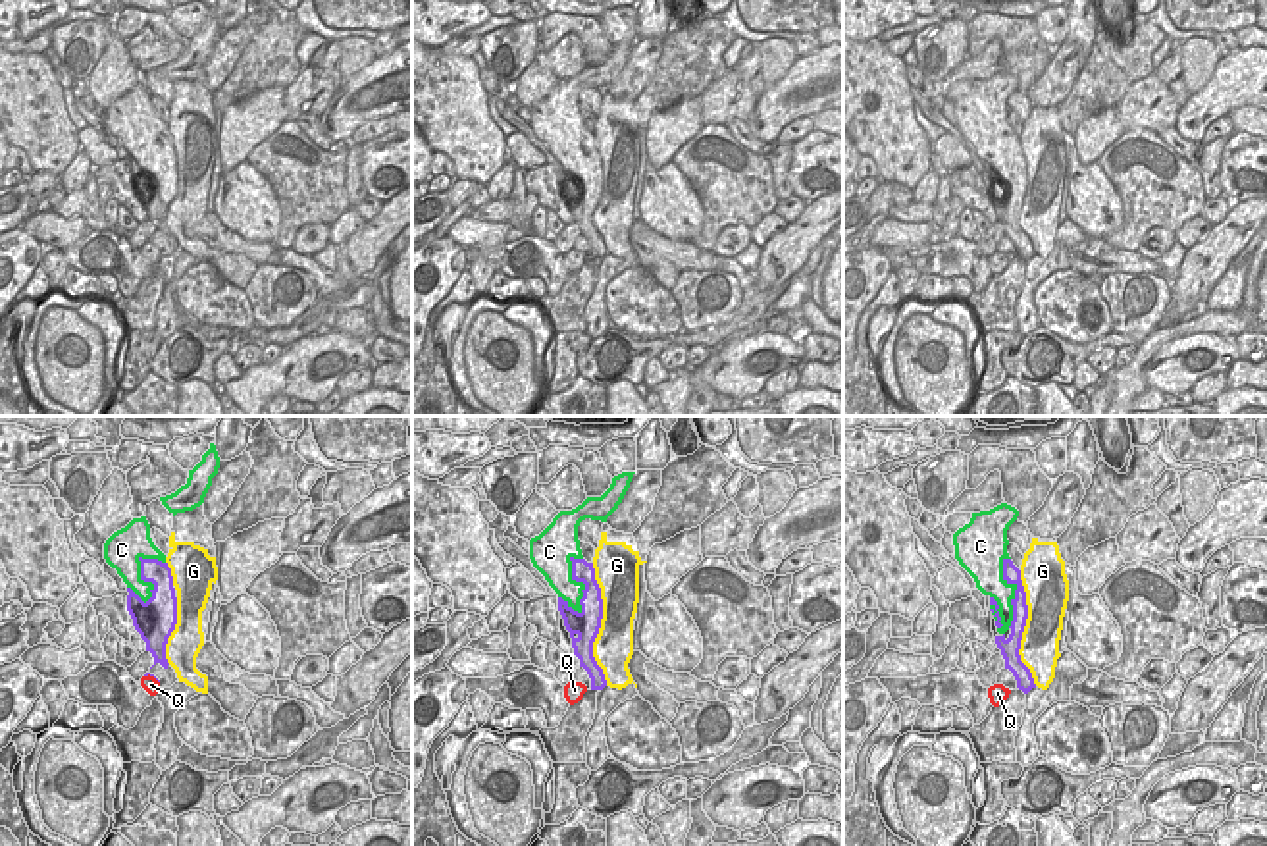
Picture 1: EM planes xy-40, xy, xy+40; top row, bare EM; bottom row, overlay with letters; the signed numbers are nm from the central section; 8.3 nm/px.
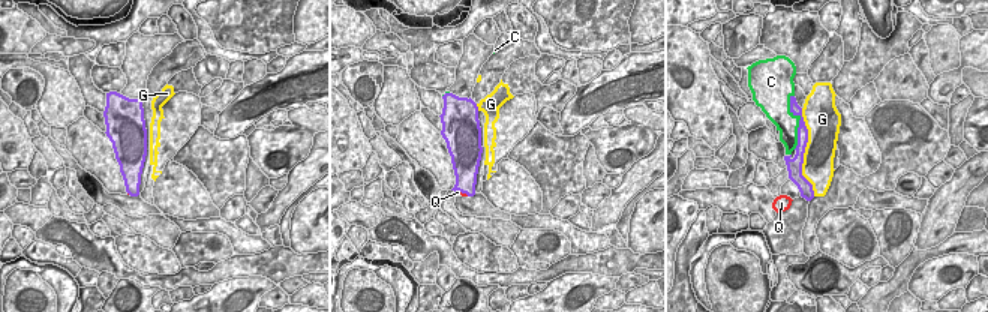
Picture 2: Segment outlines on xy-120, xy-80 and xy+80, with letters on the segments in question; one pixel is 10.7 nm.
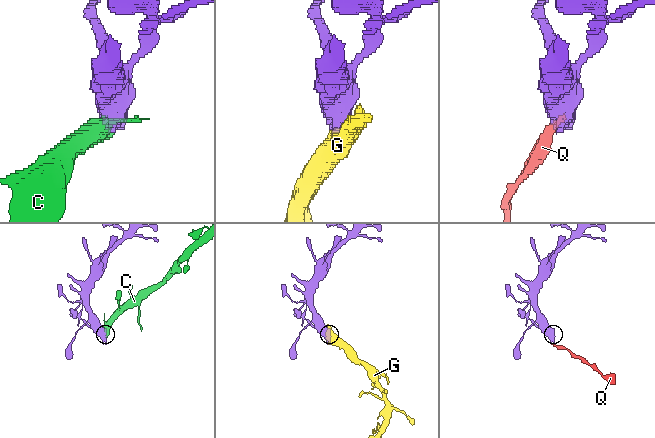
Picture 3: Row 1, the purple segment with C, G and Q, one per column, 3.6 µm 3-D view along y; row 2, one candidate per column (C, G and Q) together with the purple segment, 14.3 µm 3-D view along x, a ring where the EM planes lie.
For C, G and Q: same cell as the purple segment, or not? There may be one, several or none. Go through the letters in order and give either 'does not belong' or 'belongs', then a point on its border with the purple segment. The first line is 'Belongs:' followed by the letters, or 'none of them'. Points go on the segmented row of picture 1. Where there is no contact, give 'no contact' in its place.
Belongs: G
C: does not belong | xy (582, 581)
G: belongs | xy (599, 625)
Q: does not belong | xy-40 (153, 675)

